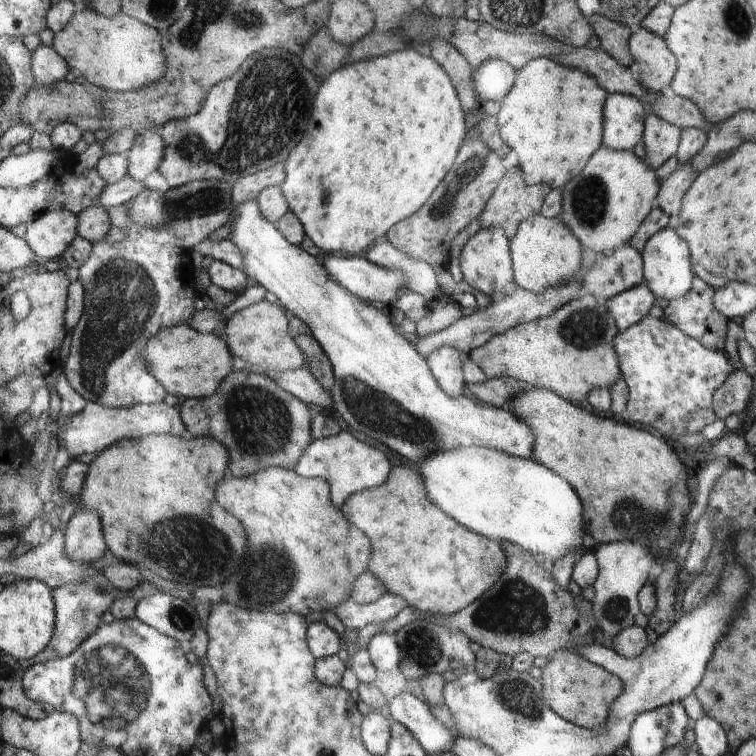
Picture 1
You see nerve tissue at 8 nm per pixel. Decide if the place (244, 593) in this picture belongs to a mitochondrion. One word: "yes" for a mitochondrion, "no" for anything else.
yes

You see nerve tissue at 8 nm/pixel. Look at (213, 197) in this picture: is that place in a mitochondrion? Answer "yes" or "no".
yes

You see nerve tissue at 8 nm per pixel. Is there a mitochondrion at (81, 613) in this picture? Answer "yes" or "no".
yes

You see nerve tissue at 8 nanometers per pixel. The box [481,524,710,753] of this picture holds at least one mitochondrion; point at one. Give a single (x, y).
(523, 699)

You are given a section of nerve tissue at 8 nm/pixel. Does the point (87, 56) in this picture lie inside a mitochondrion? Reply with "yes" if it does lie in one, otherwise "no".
no

